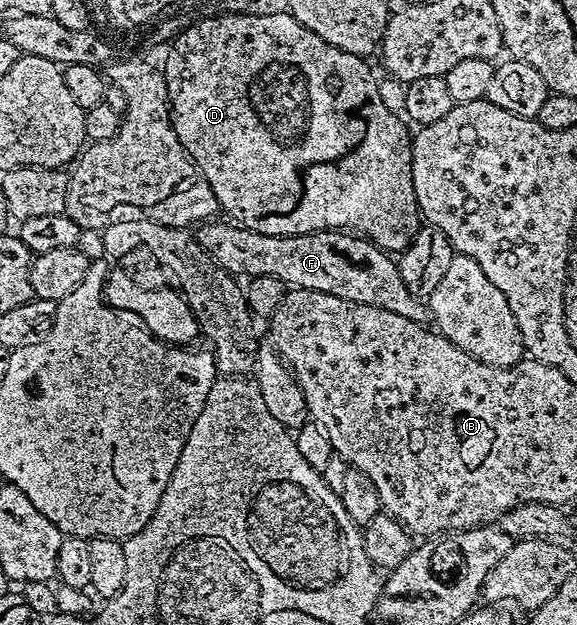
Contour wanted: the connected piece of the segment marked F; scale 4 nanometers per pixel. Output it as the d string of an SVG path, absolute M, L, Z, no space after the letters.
M210 218L204 222L198 223L195 228L195 235L199 246L206 252L210 258L214 260L220 268L225 269L230 274L238 274L242 272L245 278L253 276L274 276L281 280L282 285L292 286L294 288L306 288L307 290L319 290L320 292L326 292L327 294L335 294L339 298L347 298L351 302L359 302L360 304L366 304L367 306L375 306L376 308L382 308L383 310L391 310L395 314L403 314L403 318L411 318L412 320L424 321L427 316L427 308L424 303L421 304L413 297L415 294L414 289L408 284L405 284L403 278L400 276L400 270L398 268L398 261L394 259L390 253L386 252L383 248L378 248L372 240L366 240L364 238L358 238L353 234L346 234L341 230L302 230L299 232L292 232L288 236L276 236L275 234L263 234L262 232L256 232L250 228L244 226L238 226L236 223L228 222L224 224L221 220L216 218Z

